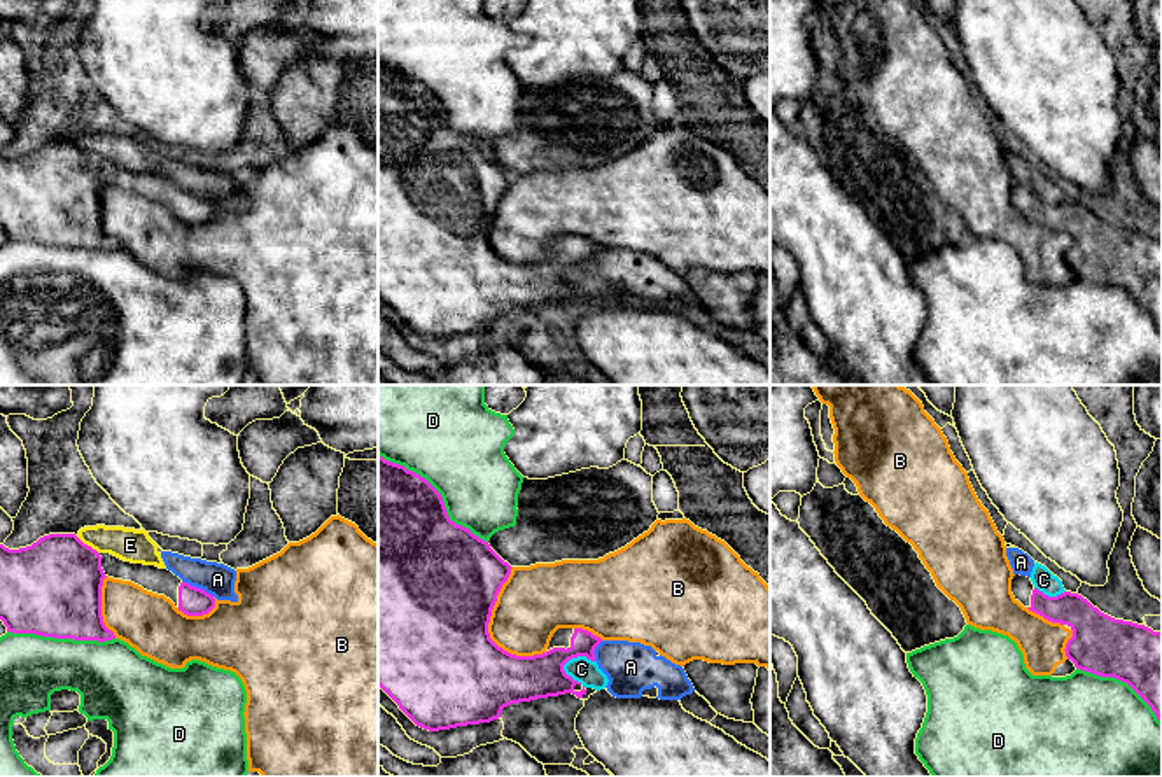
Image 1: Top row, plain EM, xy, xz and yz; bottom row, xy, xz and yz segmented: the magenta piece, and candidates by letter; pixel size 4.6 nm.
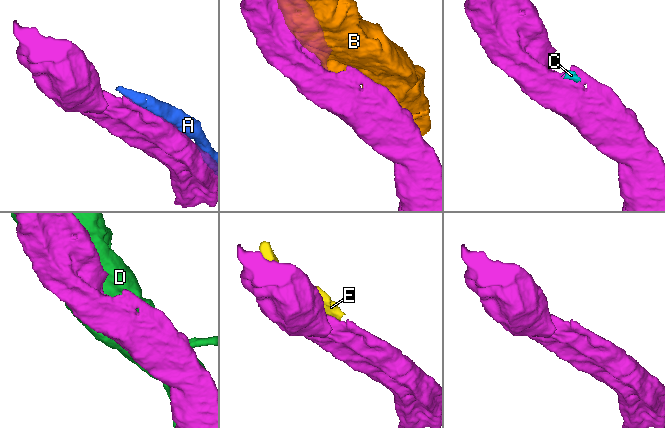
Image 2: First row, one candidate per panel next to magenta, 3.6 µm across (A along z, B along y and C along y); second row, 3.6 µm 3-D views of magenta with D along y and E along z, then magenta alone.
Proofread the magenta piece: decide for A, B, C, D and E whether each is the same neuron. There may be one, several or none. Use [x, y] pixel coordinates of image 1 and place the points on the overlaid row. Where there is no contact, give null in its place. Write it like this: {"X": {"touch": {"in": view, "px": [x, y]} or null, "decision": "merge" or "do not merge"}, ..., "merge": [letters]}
{"A": {"touch": {"in": "xy", "px": [198, 588]}, "decision": "do not merge"}, "B": {"touch": {"in": "xz", "px": [487, 629]}, "decision": "do not merge"}, "C": {"touch": {"in": "xz", "px": [564, 672]}, "decision": "do not merge"}, "D": {"touch": {"in": "xz", "px": [440, 494]}, "decision": "do not merge"}, "E": {"touch": {"in": "xy", "px": [86, 545]}, "decision": "do not merge"}, "merge": []}

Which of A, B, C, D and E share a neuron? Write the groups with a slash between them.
A C E / B / D

